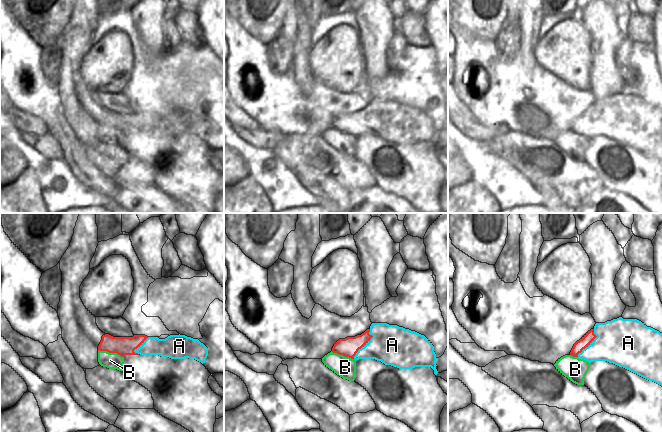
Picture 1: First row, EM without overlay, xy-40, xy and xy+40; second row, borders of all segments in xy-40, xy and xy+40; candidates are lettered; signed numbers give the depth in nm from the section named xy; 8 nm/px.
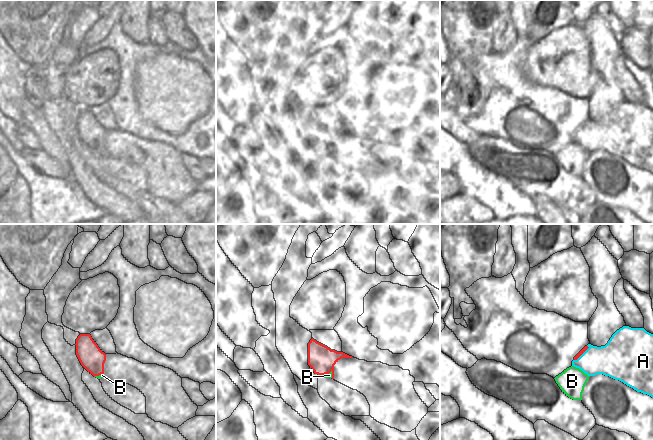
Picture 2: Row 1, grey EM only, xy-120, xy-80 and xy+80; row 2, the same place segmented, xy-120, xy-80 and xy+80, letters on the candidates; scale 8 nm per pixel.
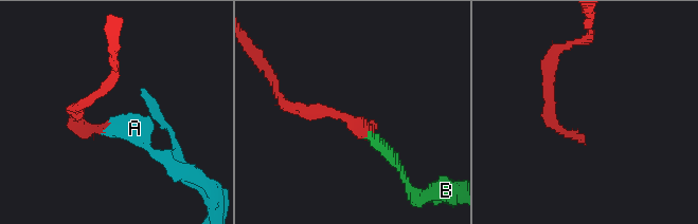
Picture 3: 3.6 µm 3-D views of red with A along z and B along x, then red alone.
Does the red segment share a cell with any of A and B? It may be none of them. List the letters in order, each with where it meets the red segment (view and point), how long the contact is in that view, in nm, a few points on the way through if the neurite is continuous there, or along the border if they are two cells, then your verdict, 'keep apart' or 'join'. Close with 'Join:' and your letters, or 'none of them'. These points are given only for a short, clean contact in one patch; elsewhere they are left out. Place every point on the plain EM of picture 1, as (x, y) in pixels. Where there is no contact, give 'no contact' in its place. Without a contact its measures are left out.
A: xy (364, 120) | 280 nm | along xy (370, 105), (369, 109), (372, 112), (353, 134) | keep apart
B: xy-40 (111, 128) | 220 nm | across xy-40 (122, 122), (115, 124), (111, 128), (110, 136) | join
Join: B

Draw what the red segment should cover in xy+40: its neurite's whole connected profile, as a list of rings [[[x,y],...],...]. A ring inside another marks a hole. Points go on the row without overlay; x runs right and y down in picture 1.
[[[591,105],[574,120],[569,131],[561,133],[554,140],[562,151],[577,161],[584,161],[584,154],[590,144],[590,139],[579,135],[578,130],[588,123],[596,113],[594,105]]]

